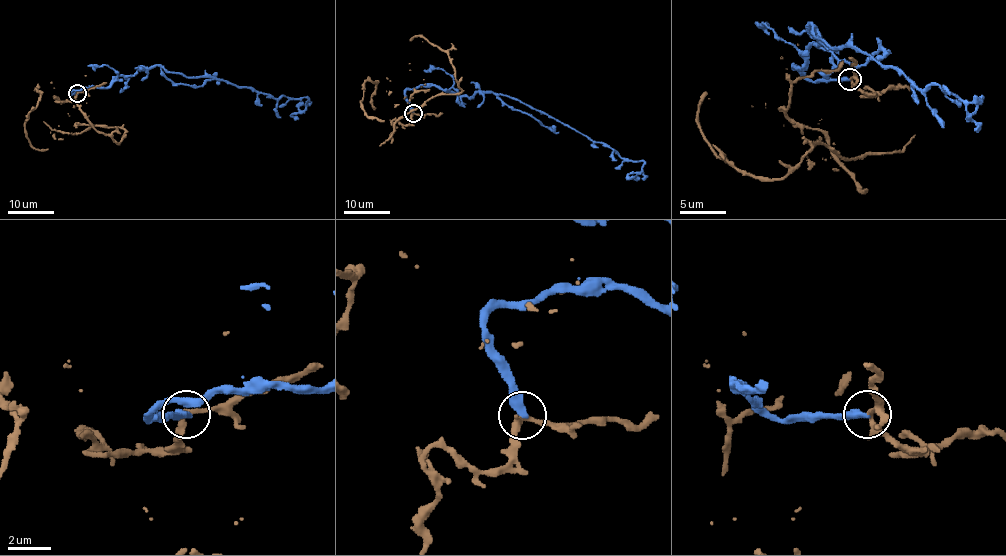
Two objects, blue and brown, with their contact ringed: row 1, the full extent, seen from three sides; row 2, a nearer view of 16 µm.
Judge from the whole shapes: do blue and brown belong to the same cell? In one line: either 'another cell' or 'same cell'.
another cell

